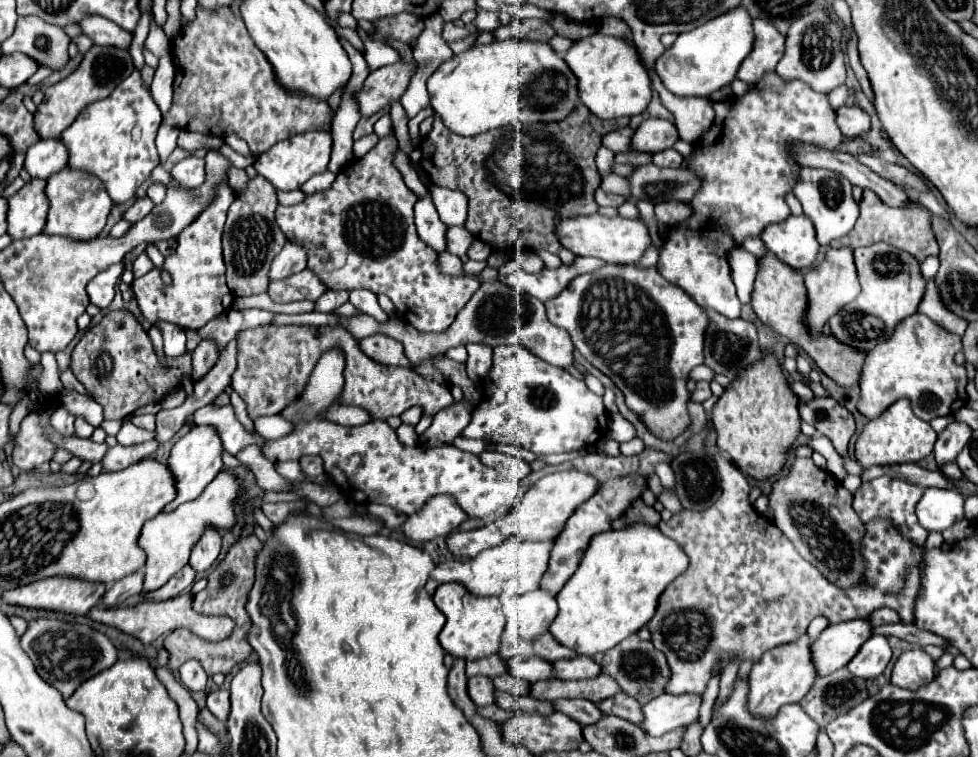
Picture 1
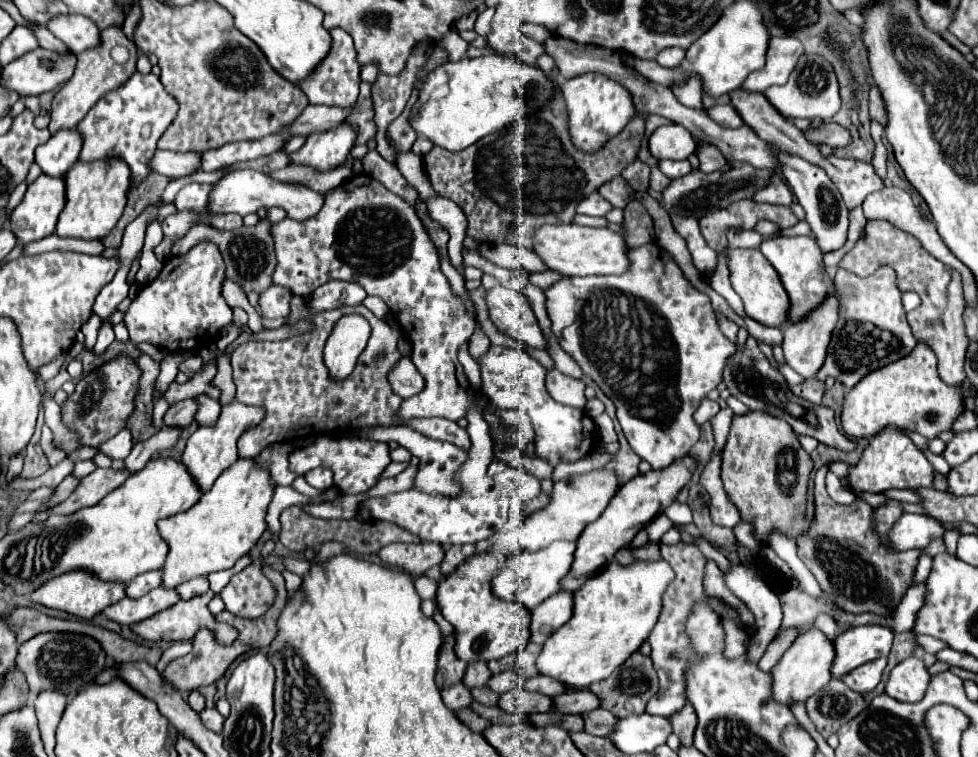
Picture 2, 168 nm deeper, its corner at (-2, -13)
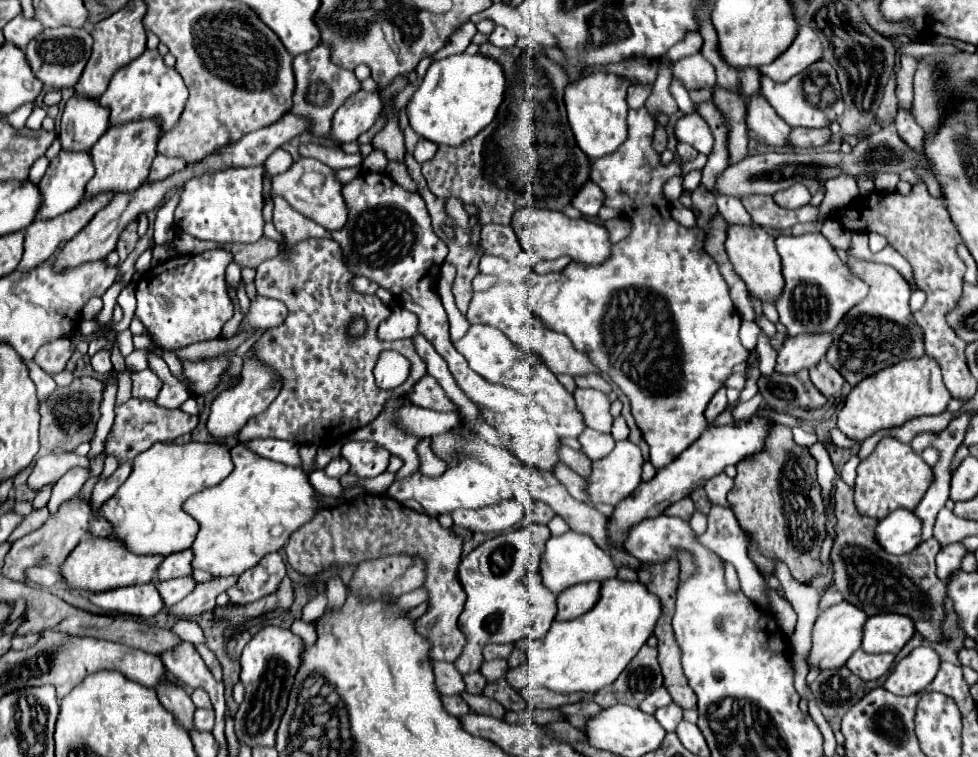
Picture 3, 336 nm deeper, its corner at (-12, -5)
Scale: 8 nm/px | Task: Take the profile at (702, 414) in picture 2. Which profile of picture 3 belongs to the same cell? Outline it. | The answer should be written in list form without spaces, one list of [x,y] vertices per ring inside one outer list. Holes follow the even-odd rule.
[[[720,388],[720,390],[714,394],[714,398],[710,400],[710,404],[708,404],[704,416],[708,418],[708,422],[712,422],[718,414],[722,414],[722,412],[726,410],[726,406],[728,406],[728,400],[726,400],[726,388]]]

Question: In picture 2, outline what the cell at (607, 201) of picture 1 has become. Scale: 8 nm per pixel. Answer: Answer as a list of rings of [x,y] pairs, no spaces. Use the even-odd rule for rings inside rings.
[[[594,192],[578,204],[576,212],[586,214],[586,216],[604,216],[610,208],[612,208],[612,204],[608,200],[604,200],[598,192]]]

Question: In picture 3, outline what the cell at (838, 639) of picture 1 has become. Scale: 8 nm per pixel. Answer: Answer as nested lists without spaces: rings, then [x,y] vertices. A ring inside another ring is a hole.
[[[880,614],[870,616],[864,624],[862,650],[868,654],[890,652],[898,654],[902,646],[912,638],[914,622],[902,614]]]

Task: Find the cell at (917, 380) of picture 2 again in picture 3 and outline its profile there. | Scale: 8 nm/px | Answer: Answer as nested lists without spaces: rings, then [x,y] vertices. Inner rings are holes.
[[[922,356],[918,360],[902,360],[900,364],[888,366],[862,382],[858,382],[848,394],[844,408],[838,414],[838,428],[862,442],[878,430],[900,426],[918,416],[934,416],[948,410],[950,392],[942,382],[940,366],[932,356]]]

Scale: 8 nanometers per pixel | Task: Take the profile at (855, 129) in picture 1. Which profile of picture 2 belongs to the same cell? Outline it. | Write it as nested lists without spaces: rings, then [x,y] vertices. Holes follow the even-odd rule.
[[[828,122],[828,124],[822,124],[818,128],[810,128],[810,130],[804,130],[804,136],[808,142],[816,144],[816,146],[822,146],[822,144],[828,144],[832,148],[840,148],[840,146],[846,146],[850,142],[850,134],[846,128],[842,128],[840,124],[836,122]]]

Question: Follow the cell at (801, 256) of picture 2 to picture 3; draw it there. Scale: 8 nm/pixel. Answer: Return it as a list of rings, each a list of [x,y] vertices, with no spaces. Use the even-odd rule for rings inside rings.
[[[820,232],[804,236],[780,234],[776,248],[782,258],[782,276],[786,282],[782,296],[776,300],[776,310],[788,336],[800,332],[832,332],[842,316],[868,294],[868,286],[850,274],[848,266]]]

